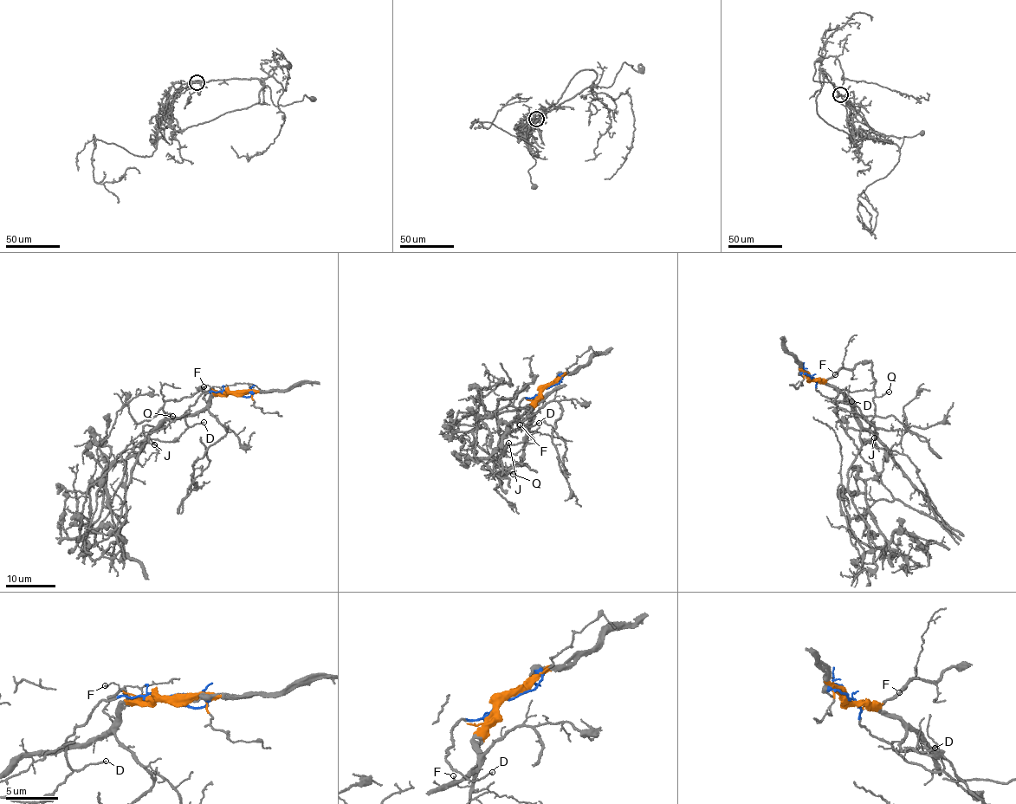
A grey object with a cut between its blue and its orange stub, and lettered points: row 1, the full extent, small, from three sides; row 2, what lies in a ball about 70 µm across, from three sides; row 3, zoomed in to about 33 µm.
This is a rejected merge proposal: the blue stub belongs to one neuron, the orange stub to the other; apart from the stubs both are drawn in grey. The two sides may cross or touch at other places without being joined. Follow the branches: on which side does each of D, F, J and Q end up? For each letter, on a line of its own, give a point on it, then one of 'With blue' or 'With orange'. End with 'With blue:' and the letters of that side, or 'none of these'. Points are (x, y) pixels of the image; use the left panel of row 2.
D: Place: (203, 422). With blue
F: Place: (203, 386). With orange
J: Place: (154, 444). With orange
Q: Place: (172, 416). With orange
With blue: D

